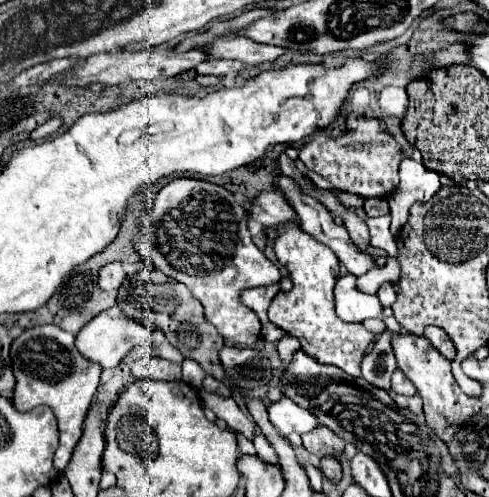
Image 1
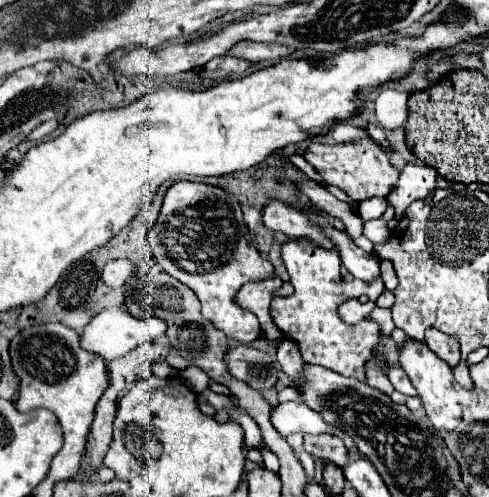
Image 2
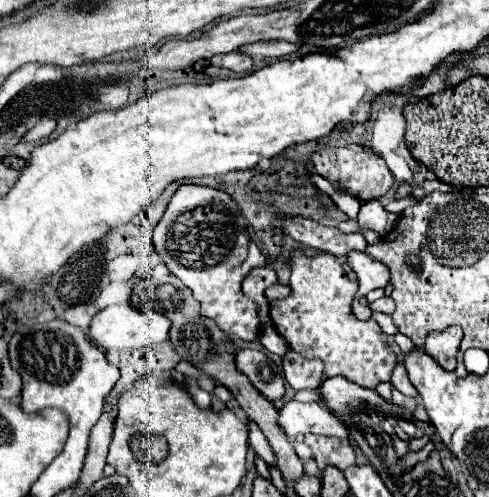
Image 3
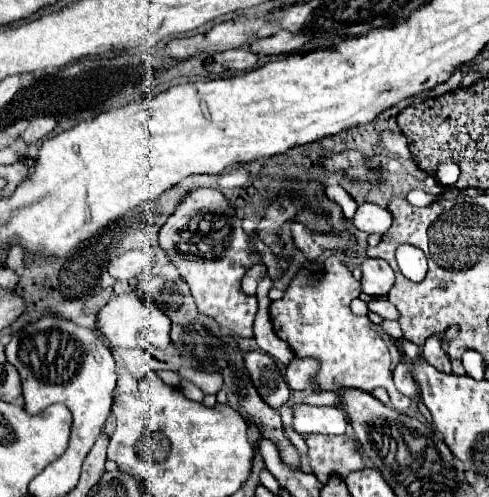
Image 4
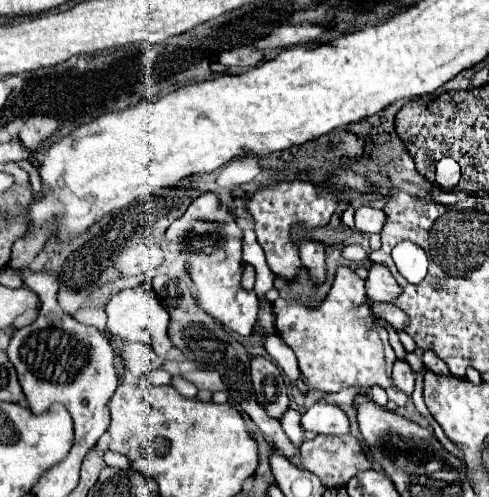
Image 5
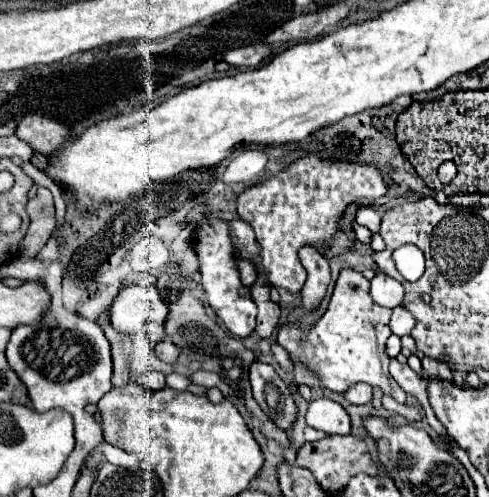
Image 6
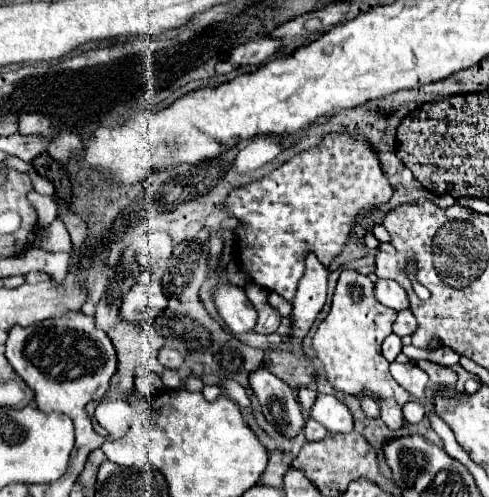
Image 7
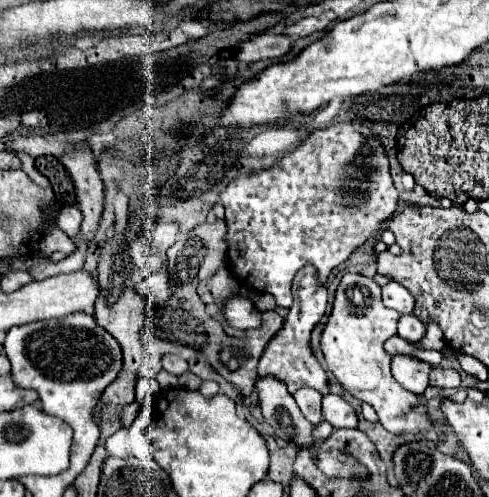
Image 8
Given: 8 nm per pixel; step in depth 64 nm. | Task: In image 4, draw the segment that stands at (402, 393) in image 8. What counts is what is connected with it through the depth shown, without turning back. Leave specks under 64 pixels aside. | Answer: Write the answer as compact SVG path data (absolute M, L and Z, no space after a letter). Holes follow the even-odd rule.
M330 256L322 270L302 268L290 282L286 296L270 304L270 320L276 334L288 342L298 358L318 358L322 368L318 384L322 390L352 386L372 392L372 386L384 386L396 410L406 410L410 398L402 396L392 382L392 354L388 338L382 336L380 326L368 316L354 316L350 302L360 296L360 282L346 272L346 266Z

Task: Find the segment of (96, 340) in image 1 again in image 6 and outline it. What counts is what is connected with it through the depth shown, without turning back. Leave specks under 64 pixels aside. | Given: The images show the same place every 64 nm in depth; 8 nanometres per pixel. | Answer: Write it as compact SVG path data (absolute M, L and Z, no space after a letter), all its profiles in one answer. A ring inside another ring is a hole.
M154 284L122 288L110 306L110 324L128 336L160 332L166 316L168 306L162 302Z

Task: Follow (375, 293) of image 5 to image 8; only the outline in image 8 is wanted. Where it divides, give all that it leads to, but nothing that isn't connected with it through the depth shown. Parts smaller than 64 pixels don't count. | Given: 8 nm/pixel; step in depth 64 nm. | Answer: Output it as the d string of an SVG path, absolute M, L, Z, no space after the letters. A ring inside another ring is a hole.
M388 282L382 286L382 302L388 308L398 310L400 314L412 314L412 308L414 308L412 294L398 282Z

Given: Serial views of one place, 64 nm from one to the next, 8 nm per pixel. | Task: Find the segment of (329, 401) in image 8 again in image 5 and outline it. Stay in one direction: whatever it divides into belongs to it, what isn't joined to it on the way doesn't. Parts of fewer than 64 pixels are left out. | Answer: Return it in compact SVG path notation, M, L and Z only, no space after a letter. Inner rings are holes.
M314 404L302 414L300 426L316 434L346 434L350 428L348 416L338 406L330 404Z

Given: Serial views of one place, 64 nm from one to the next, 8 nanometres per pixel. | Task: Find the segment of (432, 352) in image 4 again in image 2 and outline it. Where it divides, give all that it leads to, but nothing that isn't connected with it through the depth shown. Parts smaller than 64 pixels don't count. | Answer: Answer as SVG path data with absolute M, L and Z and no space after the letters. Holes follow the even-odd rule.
M428 328L426 330L426 344L428 348L438 354L448 366L456 366L460 360L460 350L456 340L452 340L452 336L446 336L444 332L436 330L436 328Z

